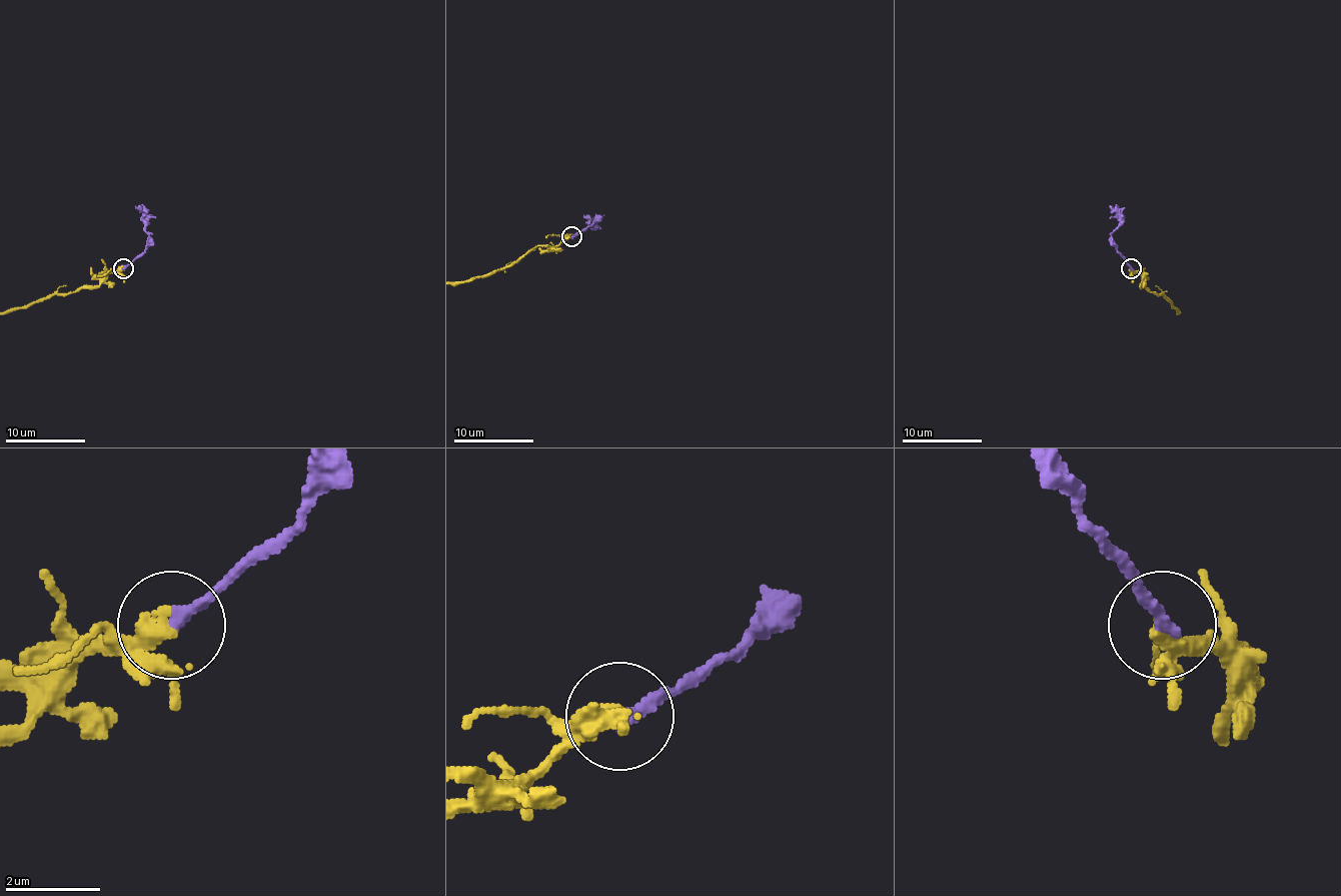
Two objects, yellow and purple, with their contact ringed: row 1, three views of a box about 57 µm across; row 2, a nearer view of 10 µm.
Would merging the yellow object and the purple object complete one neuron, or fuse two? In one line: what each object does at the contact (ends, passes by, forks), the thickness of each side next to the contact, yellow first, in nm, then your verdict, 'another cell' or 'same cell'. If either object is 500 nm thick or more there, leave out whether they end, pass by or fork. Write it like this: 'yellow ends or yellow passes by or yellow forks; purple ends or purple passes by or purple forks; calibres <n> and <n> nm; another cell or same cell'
yellow forks; purple ends; calibres 260 and 240 nm; same cell

